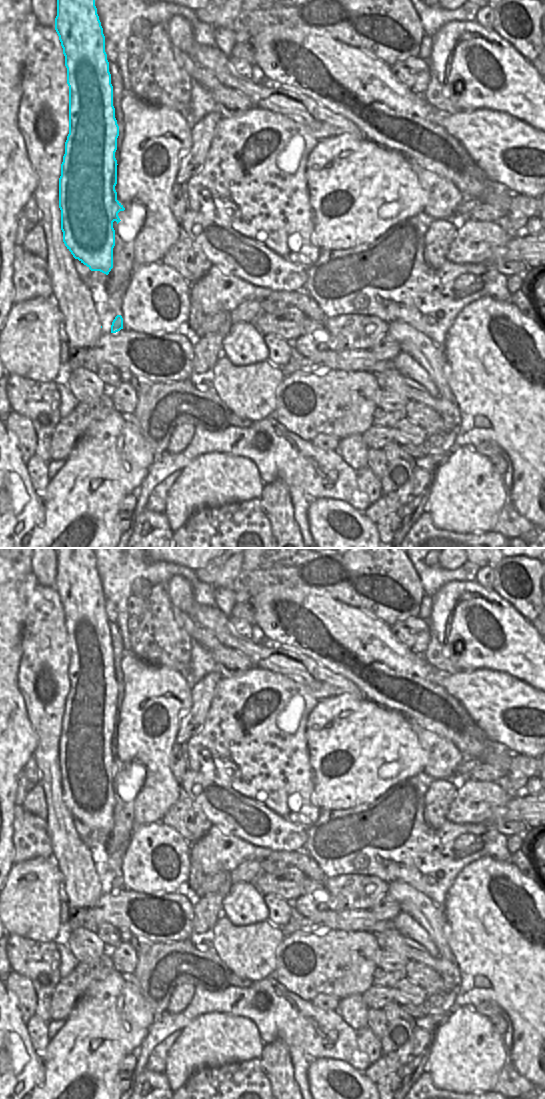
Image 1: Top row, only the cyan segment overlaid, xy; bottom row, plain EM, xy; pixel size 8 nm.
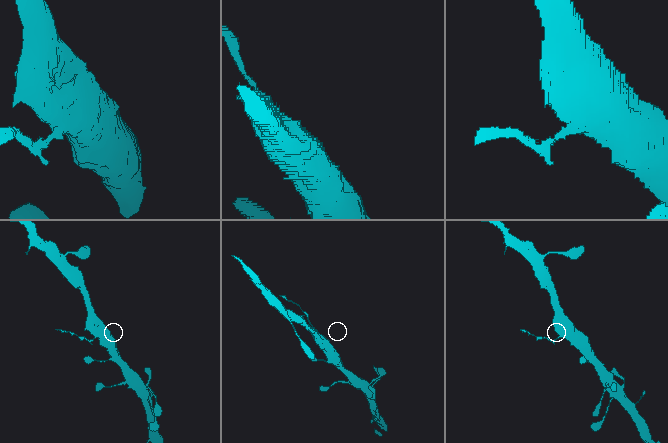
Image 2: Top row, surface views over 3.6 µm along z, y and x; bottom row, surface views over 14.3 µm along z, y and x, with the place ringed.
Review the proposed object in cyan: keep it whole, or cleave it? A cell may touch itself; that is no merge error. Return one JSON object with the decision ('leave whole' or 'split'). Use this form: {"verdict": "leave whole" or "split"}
{"verdict": "split"}

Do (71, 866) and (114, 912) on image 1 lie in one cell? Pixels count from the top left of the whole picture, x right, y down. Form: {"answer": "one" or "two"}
{"answer": "two"}

